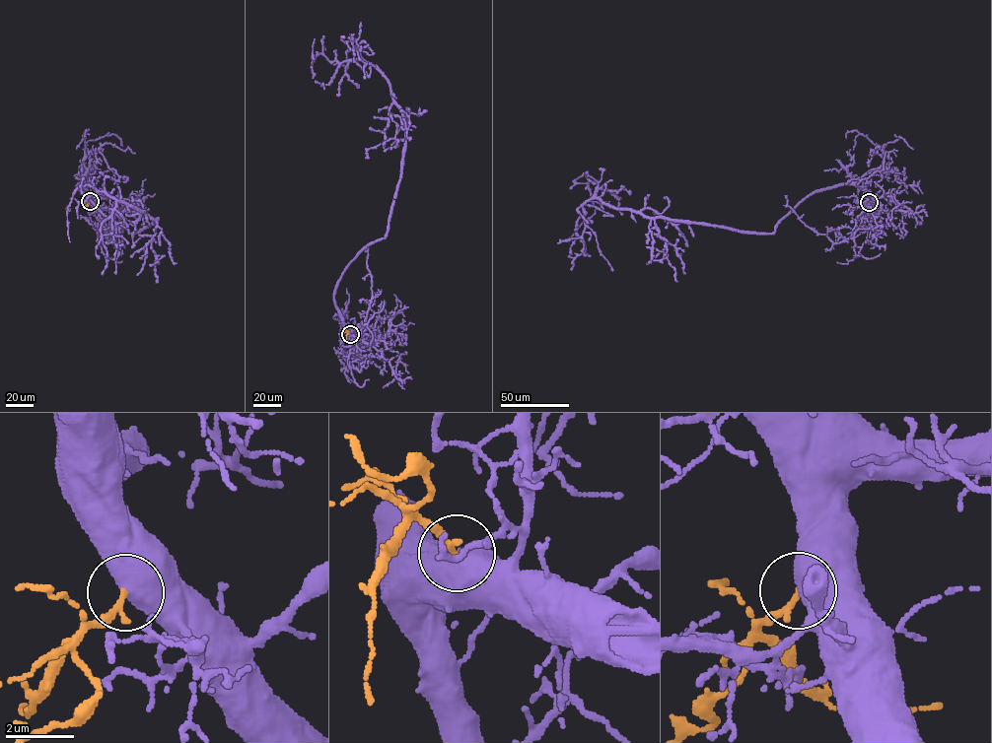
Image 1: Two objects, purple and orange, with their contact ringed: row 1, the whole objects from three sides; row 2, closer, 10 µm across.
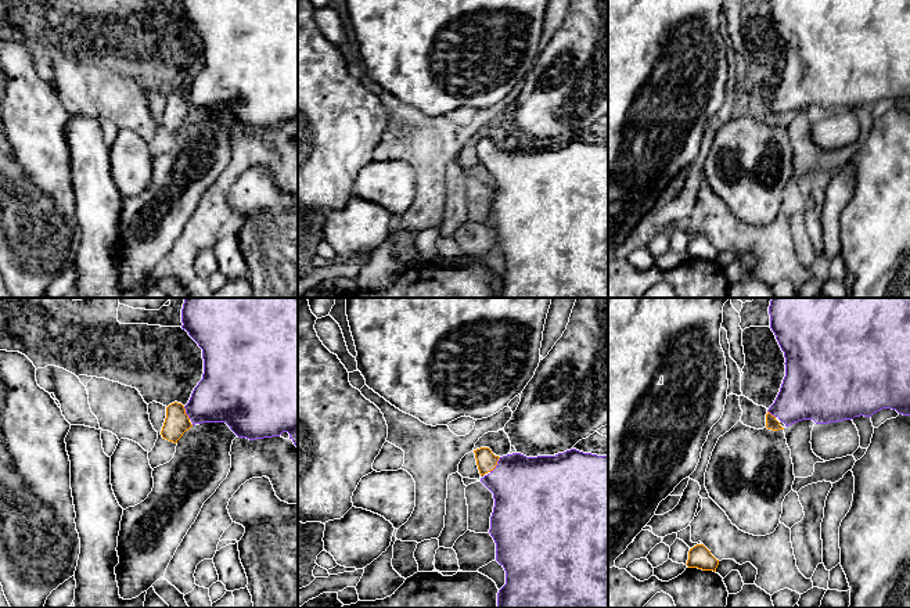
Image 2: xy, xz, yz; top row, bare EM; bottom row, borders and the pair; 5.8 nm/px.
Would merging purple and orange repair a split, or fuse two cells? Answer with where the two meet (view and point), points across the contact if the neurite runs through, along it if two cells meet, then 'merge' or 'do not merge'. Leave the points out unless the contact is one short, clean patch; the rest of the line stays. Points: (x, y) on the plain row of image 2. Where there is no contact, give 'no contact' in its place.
meets purple in xz at (496, 155); runs through xz (529, 183), (496, 155), (486, 151); merge

